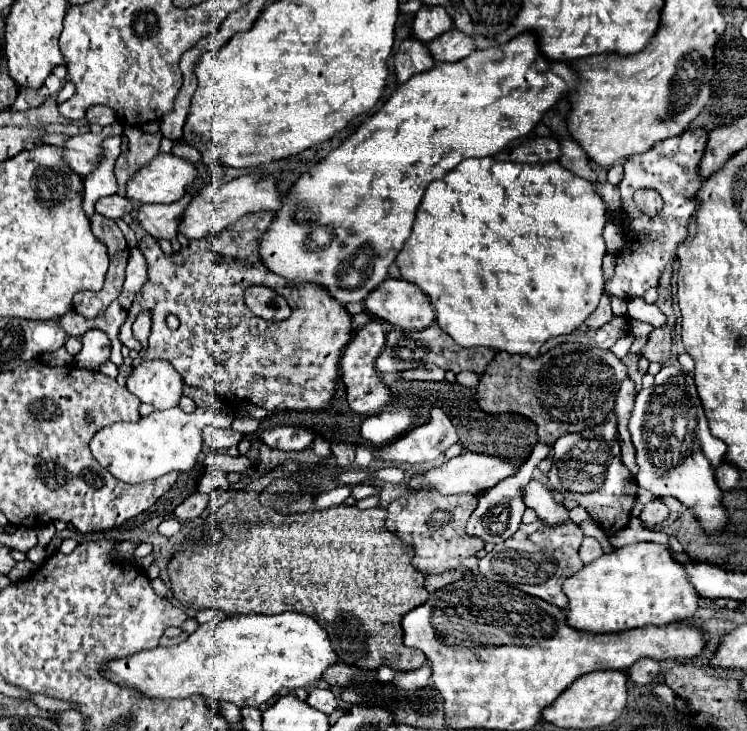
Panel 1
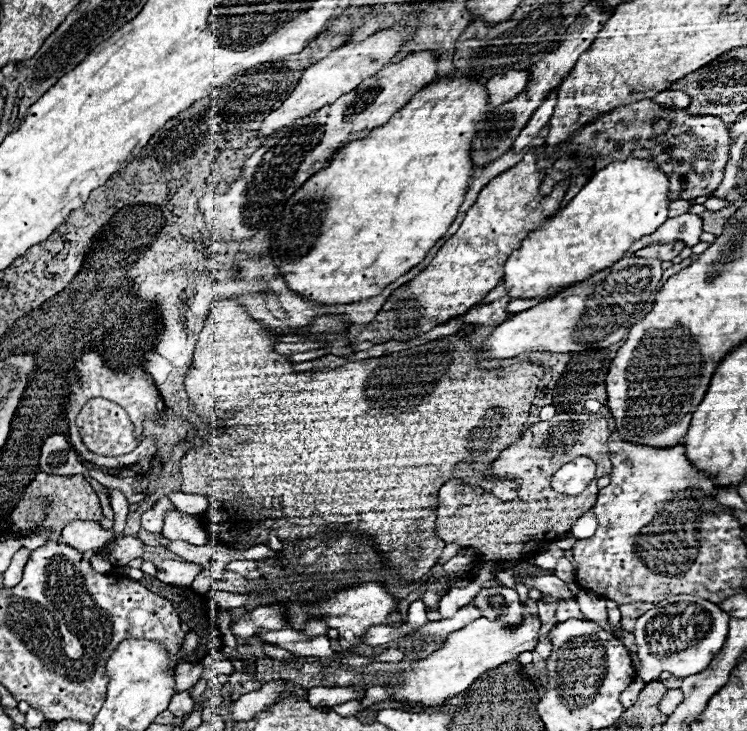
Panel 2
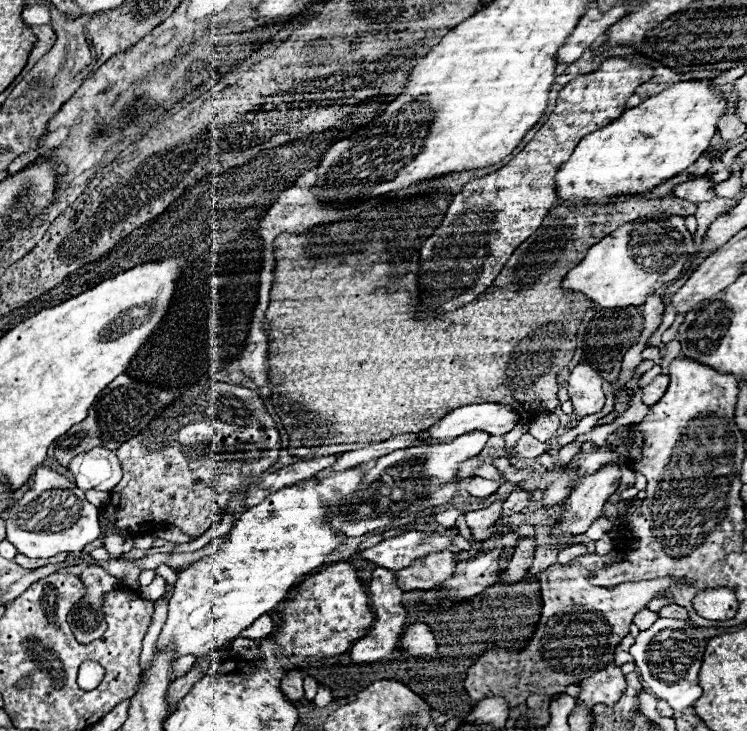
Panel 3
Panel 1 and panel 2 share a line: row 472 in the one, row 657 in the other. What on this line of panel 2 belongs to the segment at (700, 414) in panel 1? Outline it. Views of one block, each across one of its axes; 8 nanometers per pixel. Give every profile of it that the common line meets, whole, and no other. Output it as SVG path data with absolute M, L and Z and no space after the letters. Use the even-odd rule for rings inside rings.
M698 596L662 600L636 620L634 638L640 660L638 676L648 684L658 680L660 672L670 672L672 676L686 678L706 670L706 666L710 666L712 658L720 652L726 640L728 620L730 614L718 610L716 604L706 602Z

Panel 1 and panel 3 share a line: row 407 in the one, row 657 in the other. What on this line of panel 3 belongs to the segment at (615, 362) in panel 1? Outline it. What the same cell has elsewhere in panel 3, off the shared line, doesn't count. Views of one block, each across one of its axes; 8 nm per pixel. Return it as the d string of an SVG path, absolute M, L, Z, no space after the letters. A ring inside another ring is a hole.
M612 550L606 556L584 554L568 564L552 564L538 576L542 588L542 614L534 636L522 650L490 648L468 668L464 686L472 700L472 708L482 698L490 696L504 698L508 708L514 710L524 704L530 694L562 694L566 686L582 682L582 678L588 678L602 670L606 662L614 660L614 650L618 642L630 634L634 616L646 610L650 600L674 586L674 578L624 582L614 588L592 586L590 576L614 562L622 562L622 552Z

